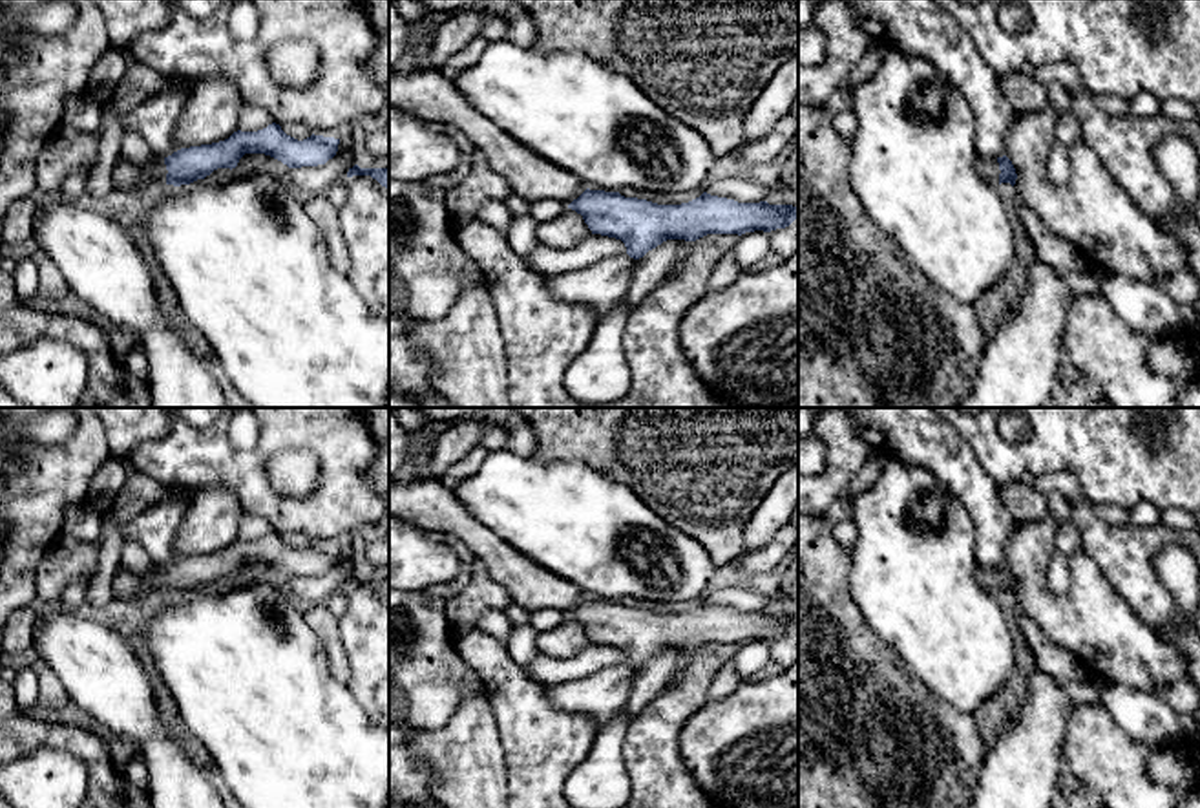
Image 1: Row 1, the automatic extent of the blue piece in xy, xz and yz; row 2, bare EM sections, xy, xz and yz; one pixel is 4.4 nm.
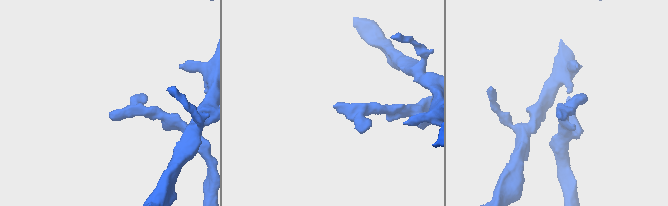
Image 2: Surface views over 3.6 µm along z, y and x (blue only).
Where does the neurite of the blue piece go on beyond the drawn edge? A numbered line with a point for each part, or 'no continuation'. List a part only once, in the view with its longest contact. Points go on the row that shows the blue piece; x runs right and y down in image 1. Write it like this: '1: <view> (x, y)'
1: yz (987, 167)

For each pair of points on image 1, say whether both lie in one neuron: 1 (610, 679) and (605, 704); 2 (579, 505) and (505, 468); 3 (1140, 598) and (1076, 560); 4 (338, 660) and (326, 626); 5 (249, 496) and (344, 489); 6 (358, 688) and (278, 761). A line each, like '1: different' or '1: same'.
1: same
2: same
3: different
4: same
5: same
6: different

